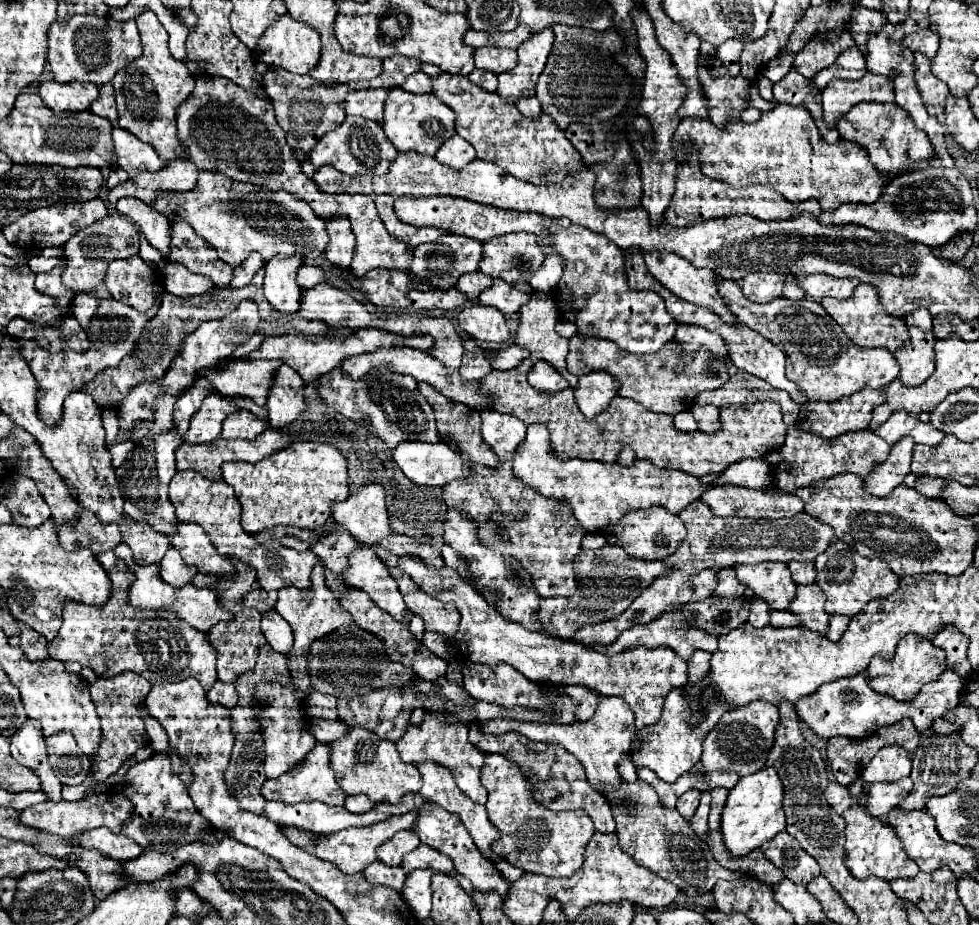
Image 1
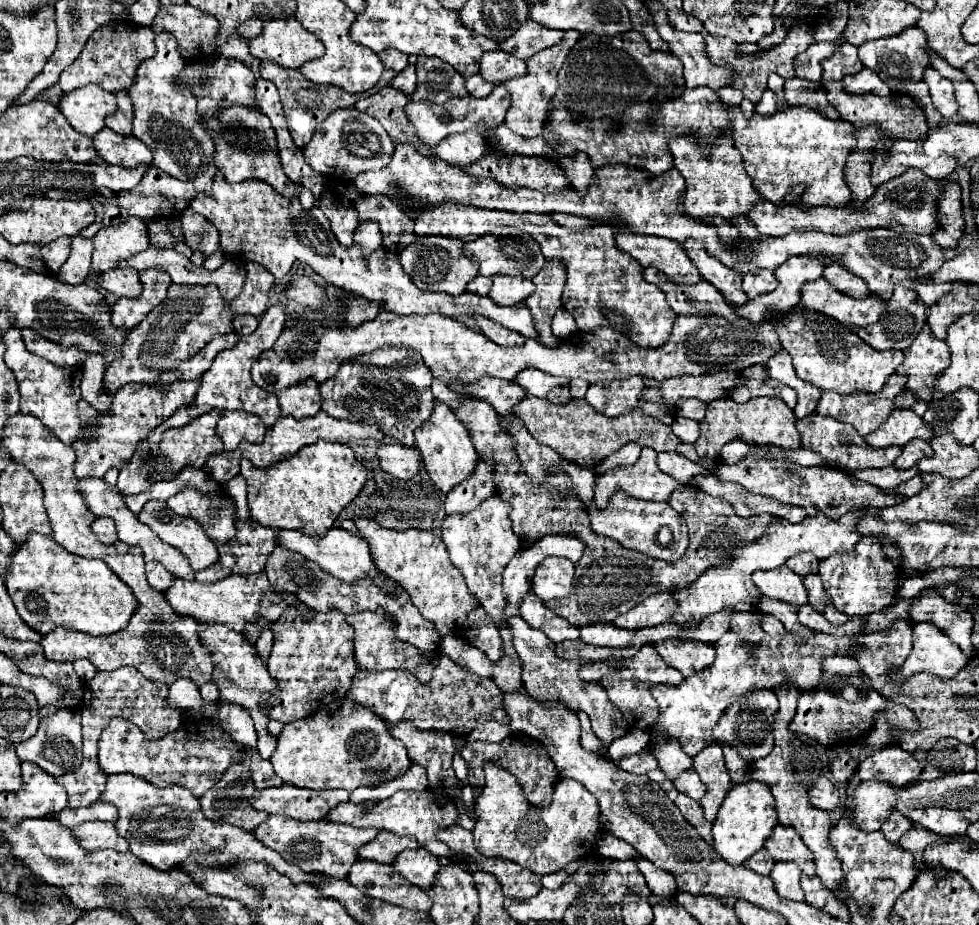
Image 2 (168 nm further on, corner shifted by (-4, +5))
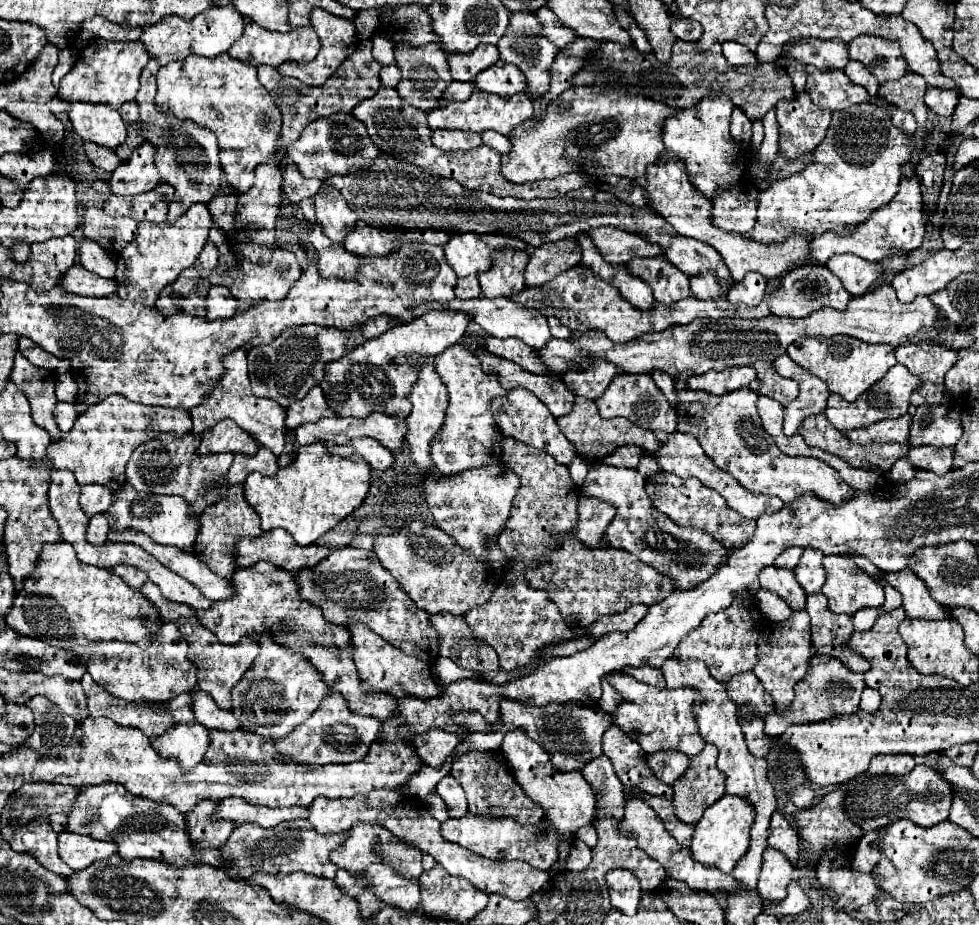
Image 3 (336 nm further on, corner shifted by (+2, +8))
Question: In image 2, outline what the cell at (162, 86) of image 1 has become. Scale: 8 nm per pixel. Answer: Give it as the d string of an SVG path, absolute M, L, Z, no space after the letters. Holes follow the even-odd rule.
M155 35L155 45L157 55L139 65L135 83L129 91L135 107L133 135L151 149L155 167L175 179L193 181L197 193L211 195L211 185L217 173L215 143L195 113L197 103L191 91L179 91L179 87L175 87L175 75L183 71L185 61L181 59L177 43L171 35Z

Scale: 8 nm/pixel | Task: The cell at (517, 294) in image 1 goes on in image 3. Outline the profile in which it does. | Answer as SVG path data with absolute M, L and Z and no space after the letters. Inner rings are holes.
M501 250L495 252L495 264L489 272L479 274L479 282L485 298L513 296L513 292L521 292L525 288L525 266L529 256L525 252Z

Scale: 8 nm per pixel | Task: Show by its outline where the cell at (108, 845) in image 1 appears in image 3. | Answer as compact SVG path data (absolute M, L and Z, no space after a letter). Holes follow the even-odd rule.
M69 830L59 832L59 856L73 870L83 870L95 860L109 858L117 850L117 844L105 840L93 840L93 836L73 834Z

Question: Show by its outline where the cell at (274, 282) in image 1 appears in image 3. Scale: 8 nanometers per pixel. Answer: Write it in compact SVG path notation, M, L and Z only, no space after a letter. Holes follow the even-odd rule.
M237 348L233 354L225 354L223 358L223 368L225 372L221 374L221 380L211 388L209 396L191 410L193 418L193 432L201 434L213 424L217 424L223 418L233 418L241 428L245 428L261 446L273 450L275 456L281 456L285 448L285 408L279 404L273 404L273 400L257 398L251 392L251 384L247 378L247 348Z

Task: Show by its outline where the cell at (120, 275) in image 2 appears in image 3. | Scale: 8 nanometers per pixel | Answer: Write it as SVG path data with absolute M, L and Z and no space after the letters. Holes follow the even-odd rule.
M75 264L61 280L65 290L81 296L107 296L117 292L117 282L113 278L101 278L85 268L81 264Z

